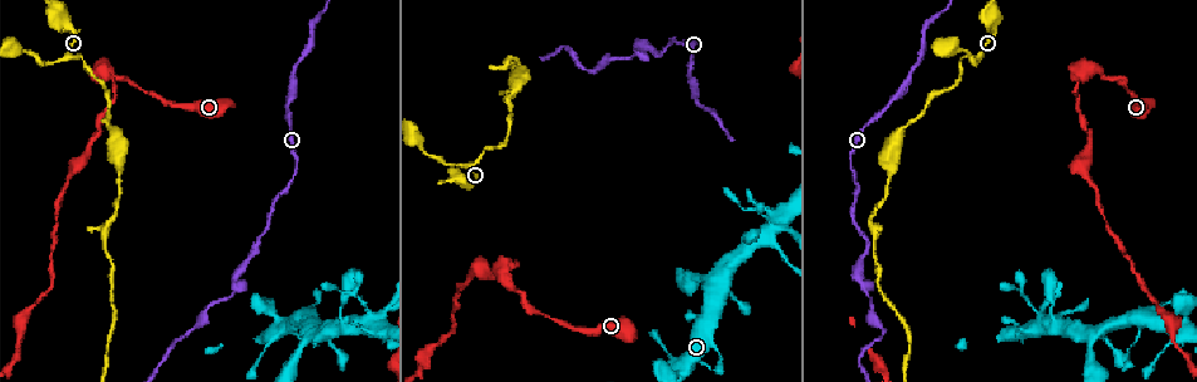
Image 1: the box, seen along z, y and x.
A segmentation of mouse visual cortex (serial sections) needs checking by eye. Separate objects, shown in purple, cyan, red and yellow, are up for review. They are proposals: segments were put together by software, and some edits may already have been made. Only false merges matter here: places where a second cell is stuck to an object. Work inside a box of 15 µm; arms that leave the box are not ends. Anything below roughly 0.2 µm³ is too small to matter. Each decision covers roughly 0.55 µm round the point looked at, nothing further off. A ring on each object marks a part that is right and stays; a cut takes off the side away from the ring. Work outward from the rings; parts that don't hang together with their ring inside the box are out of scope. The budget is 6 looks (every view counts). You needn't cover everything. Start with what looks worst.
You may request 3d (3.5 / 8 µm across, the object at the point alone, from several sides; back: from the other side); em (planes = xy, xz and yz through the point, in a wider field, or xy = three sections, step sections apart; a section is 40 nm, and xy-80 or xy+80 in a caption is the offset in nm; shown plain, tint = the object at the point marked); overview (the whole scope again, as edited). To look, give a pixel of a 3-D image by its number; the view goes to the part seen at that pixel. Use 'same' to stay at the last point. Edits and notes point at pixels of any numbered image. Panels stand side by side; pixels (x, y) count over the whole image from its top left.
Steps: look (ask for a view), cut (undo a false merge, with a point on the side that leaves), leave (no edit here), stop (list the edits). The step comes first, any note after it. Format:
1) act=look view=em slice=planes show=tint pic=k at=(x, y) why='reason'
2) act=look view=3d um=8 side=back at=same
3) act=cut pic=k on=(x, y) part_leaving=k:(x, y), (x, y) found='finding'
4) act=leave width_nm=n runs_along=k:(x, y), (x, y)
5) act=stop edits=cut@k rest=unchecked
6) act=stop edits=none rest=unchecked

act=look view=3d um=3.5 pic=1 at=(865, 286) why='sudden change in width'

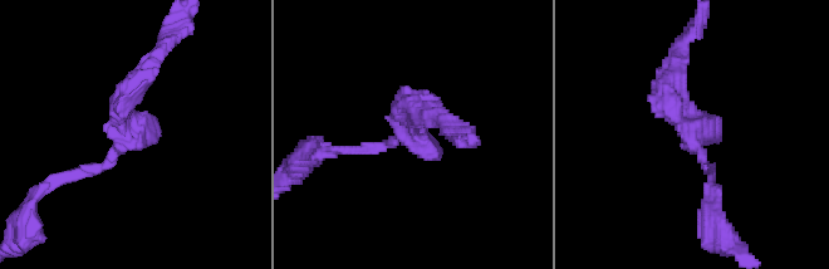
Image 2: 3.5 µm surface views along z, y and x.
act=look view=em slice=xy step=3 show=tint pic=2 at=(118, 134)

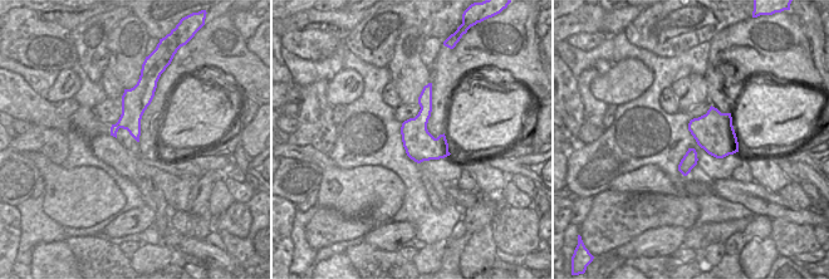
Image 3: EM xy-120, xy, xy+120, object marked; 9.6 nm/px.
act=leave found='all the same cell'

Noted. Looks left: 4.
act=look view=3d um=3.5 side=back pic=1 at=(1083, 72)

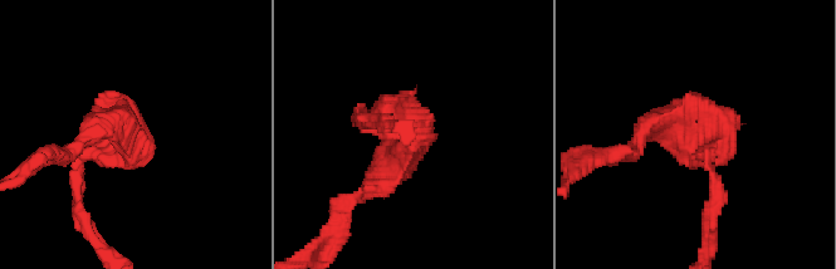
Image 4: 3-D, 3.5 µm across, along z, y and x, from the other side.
act=look view=em slice=xy step=3 show=tint pic=4 at=(125, 143)

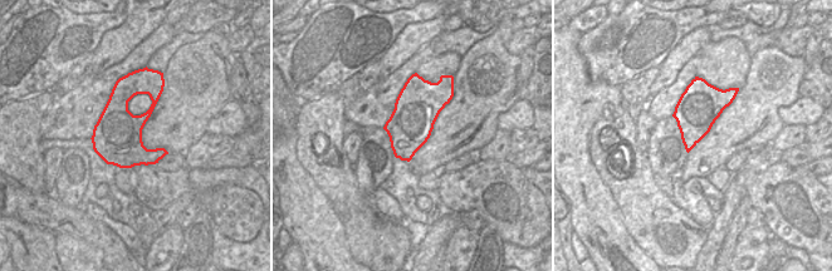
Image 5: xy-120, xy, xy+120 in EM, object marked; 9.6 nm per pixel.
act=leave found='one cell here'

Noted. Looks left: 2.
act=look view=em slice=xy step=2 show=tint pic=1 at=(776, 230) why='four or more arms meet'

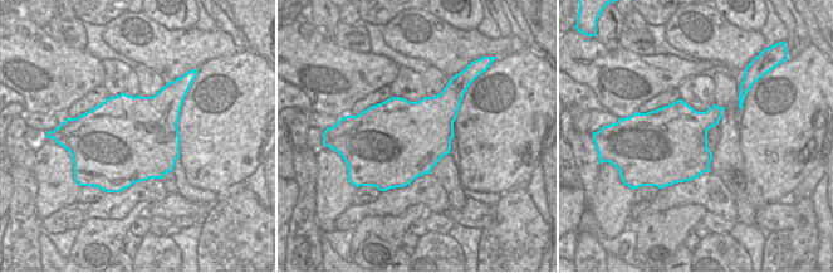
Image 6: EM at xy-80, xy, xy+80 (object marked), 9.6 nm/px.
act=look view=3d um=3.5 at=same

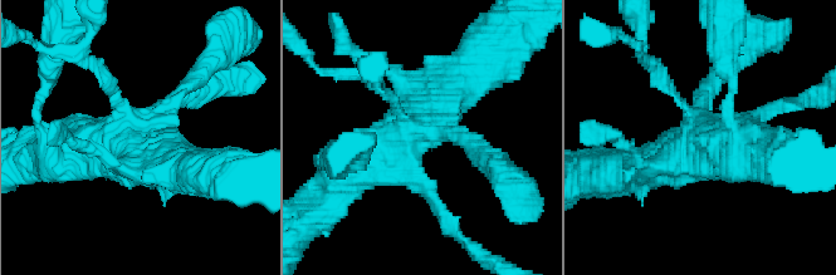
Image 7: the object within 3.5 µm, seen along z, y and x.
act=leave runs_along=7:(330, 191), (380, 153), (460, 79) found='continuous, no second cell'

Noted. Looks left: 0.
act=stop edits=none rest=unchecked

